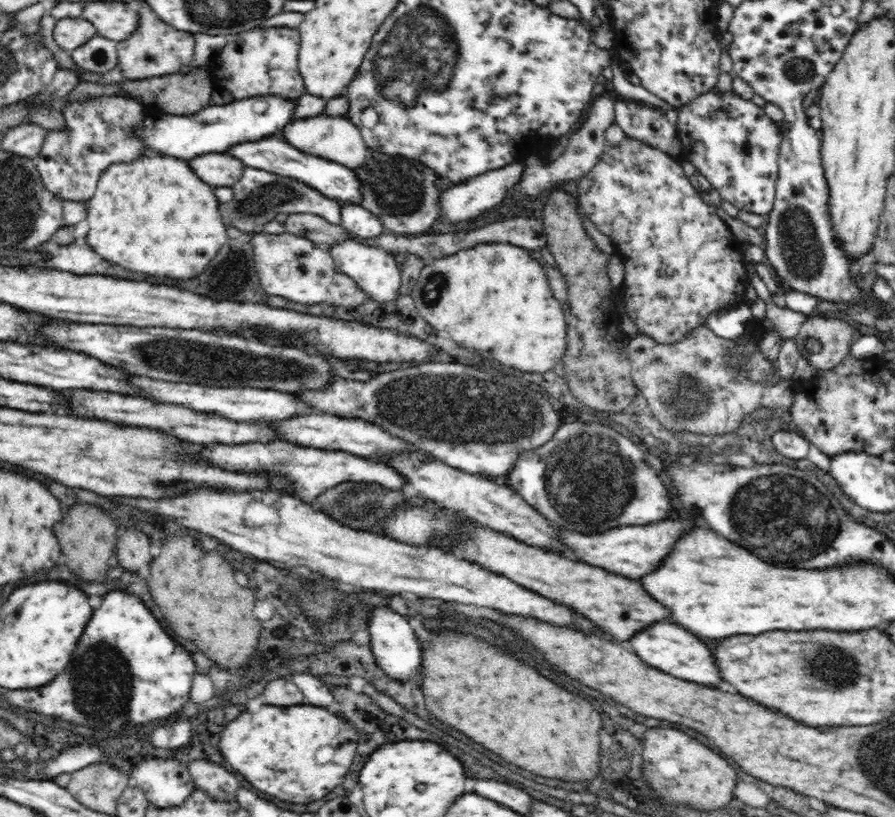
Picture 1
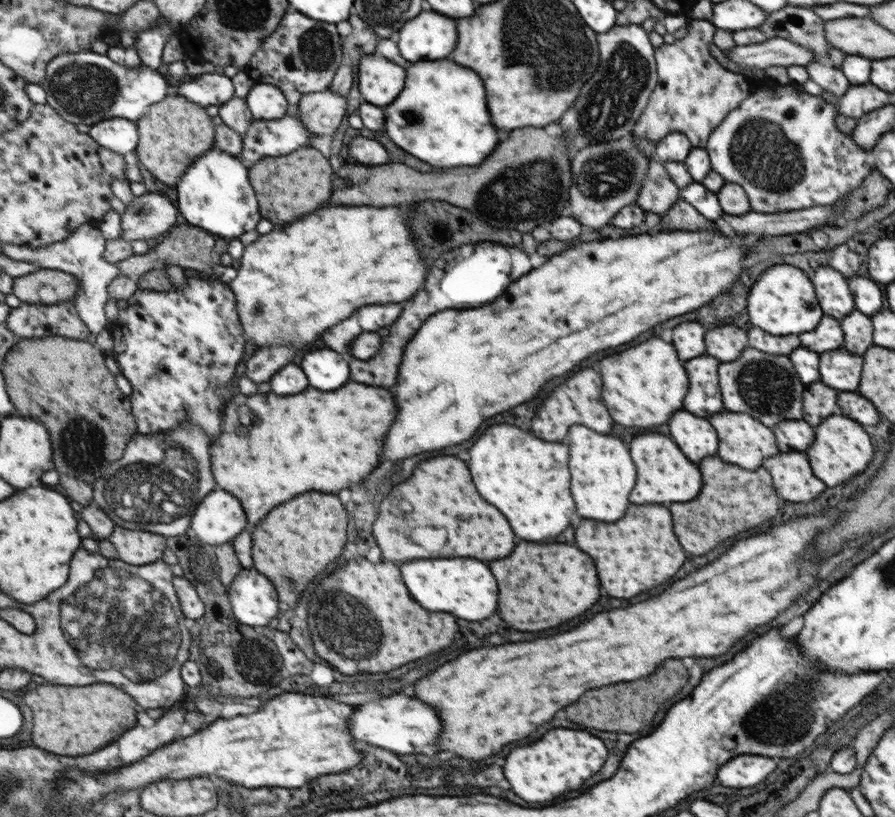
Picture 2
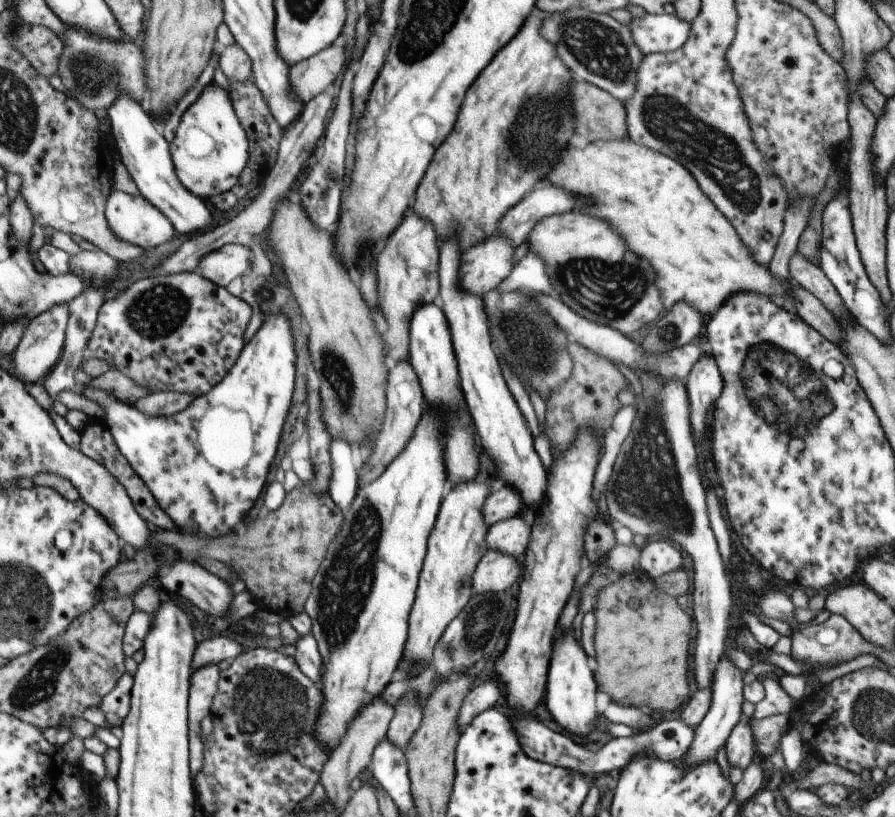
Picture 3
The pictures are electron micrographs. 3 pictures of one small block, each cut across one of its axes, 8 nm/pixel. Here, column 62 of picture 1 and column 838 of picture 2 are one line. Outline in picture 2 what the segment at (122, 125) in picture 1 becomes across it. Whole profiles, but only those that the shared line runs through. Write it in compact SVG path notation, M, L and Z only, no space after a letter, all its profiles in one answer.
M792 86L756 91L729 112L710 134L705 149L711 168L726 183L736 183L743 188L752 211L772 214L834 205L848 192L858 188L874 165L869 151L854 143L849 133L842 133L836 128L837 114L839 111L835 105L806 91L800 93Z

